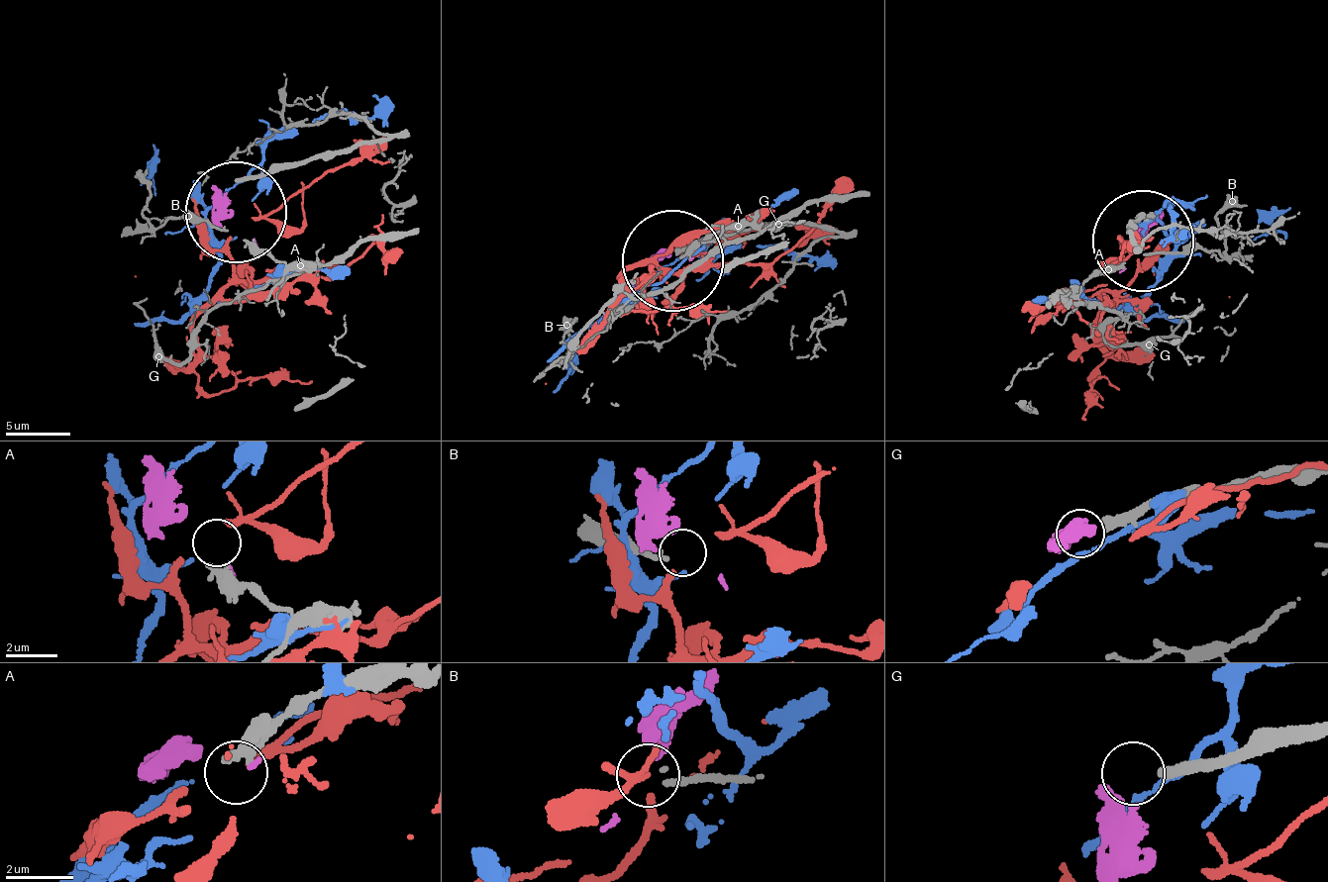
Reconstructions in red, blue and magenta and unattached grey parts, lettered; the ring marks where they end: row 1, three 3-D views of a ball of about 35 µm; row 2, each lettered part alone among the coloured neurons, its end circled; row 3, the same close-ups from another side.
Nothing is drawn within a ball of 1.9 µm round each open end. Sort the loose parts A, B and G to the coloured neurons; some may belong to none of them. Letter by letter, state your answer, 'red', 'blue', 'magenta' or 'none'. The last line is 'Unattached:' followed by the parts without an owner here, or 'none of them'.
A: none
B: magenta
G: none
Unattached: A, G

